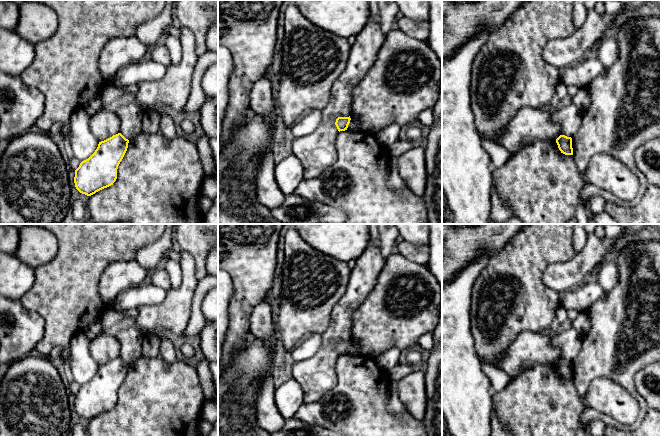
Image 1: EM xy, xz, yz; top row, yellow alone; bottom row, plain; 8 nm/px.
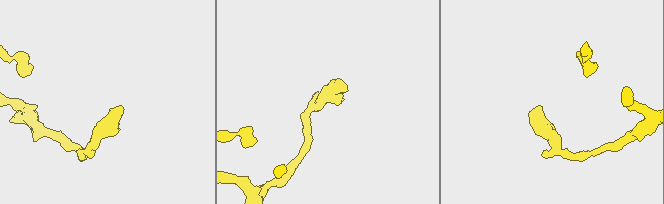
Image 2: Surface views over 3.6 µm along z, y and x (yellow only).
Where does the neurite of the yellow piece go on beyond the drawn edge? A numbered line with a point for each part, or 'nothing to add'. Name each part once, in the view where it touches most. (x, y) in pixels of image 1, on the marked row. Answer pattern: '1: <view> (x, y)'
nothing to add

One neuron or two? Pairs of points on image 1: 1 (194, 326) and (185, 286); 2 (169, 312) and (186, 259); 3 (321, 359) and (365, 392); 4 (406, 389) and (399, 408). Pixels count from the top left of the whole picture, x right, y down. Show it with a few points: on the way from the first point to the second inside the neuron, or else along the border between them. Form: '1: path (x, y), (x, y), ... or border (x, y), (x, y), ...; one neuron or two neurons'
1: border (196, 287), (193, 293), (191, 316), (184, 333); two neurons
2: path (180, 299), (187, 288), (187, 272); one neuron
3: border (338, 355), (336, 361), (336, 383), (327, 391); two neurons
4: border (396, 382), (398, 397), (407, 411); two neurons

